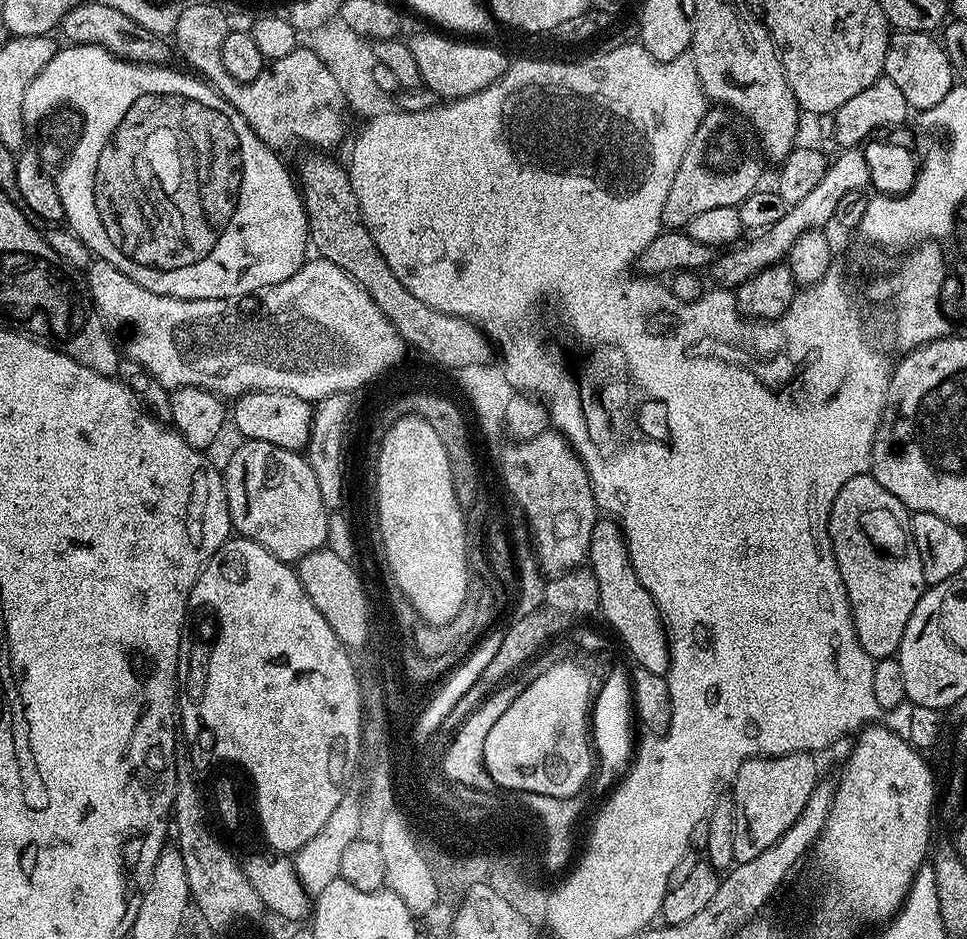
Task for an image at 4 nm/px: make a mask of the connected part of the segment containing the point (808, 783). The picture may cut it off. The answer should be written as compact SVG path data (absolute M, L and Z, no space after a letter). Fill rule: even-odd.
M795 752L789 756L757 756L754 760L742 762L734 777L736 784L736 796L734 795L734 811L736 814L736 825L734 826L734 858L737 864L750 862L750 858L758 858L762 850L774 846L794 821L798 814L802 814L806 802L810 802L810 794L814 790L818 773L816 773L815 755L806 752Z

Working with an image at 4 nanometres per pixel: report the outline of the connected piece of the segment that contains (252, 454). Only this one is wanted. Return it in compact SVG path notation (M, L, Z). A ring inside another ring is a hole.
M244 440L229 454L228 465L223 465L222 475L230 522L237 537L258 542L258 546L270 550L274 558L291 565L327 545L330 509L322 502L314 470L310 470L307 459L300 452L291 452L282 446L270 446L270 442Z

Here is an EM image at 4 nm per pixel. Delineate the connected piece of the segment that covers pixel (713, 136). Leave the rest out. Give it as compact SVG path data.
M709 107L698 130L694 130L694 138L690 138L690 146L686 146L686 154L682 154L678 174L674 174L674 182L666 198L663 223L669 229L684 230L690 218L698 218L698 214L705 210L739 206L761 187L760 175L764 172L764 164L766 160L761 145L751 127L730 108Z

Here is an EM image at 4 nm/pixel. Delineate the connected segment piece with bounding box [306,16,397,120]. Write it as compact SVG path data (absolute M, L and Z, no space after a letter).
M339 16L334 17L308 32L306 44L322 60L323 65L330 70L330 74L337 79L344 100L347 101L349 109L355 115L357 113L363 117L362 119L369 120L397 109L395 97L391 93L379 90L375 85L373 68L377 62L371 45L365 40L365 37L350 29L344 19Z

